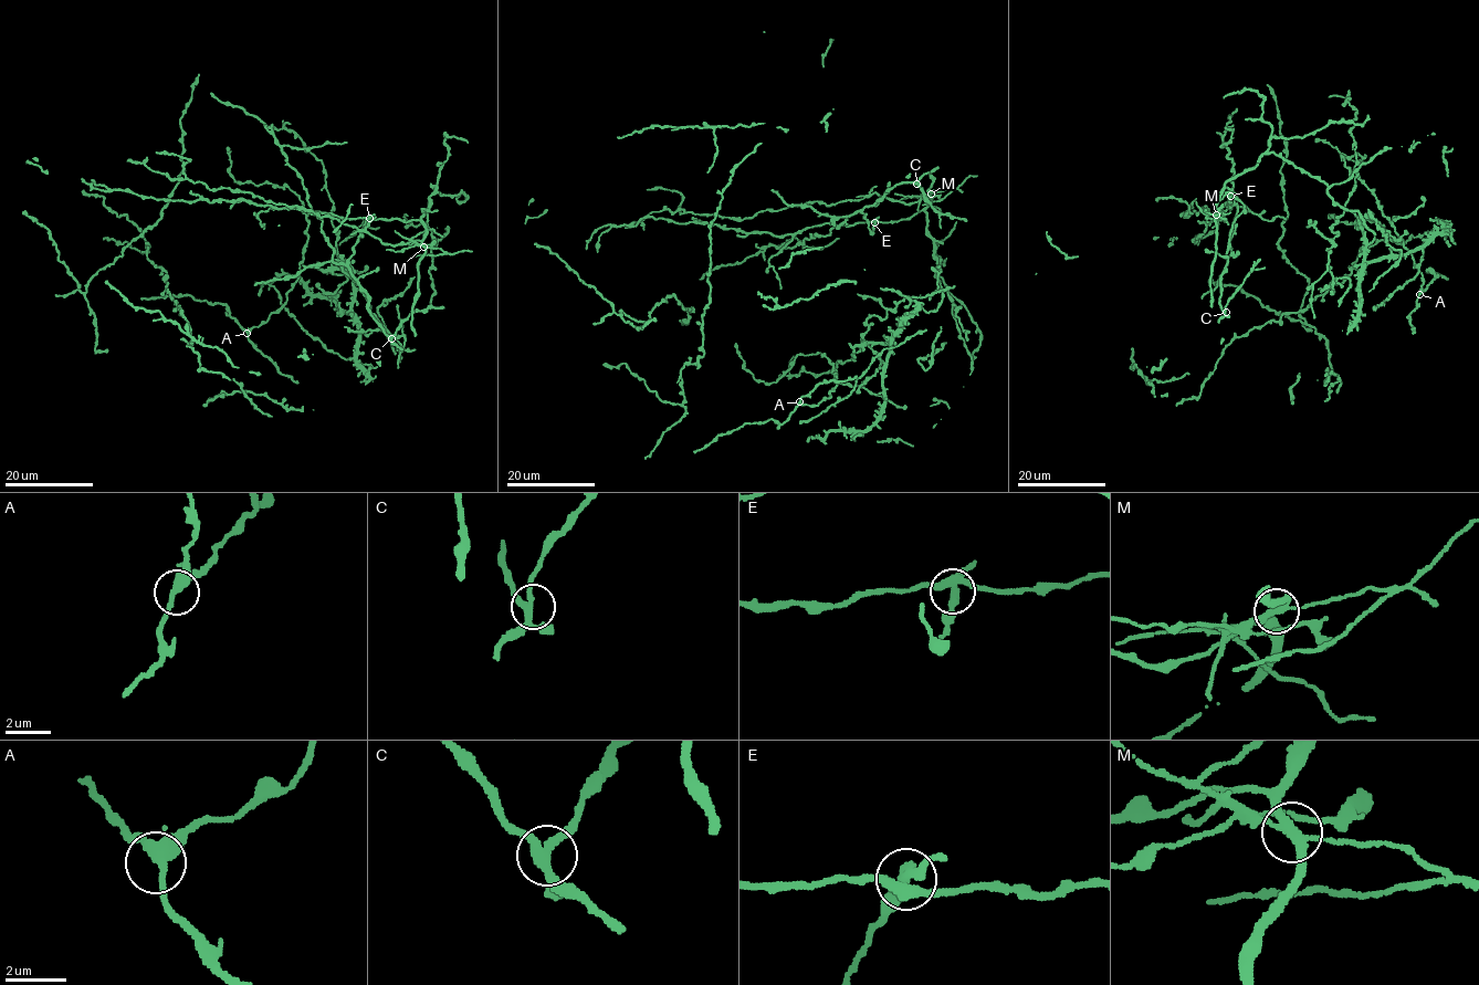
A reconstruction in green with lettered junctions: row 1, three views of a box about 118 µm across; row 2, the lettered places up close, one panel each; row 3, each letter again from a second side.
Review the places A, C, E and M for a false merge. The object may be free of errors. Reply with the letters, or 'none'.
M

